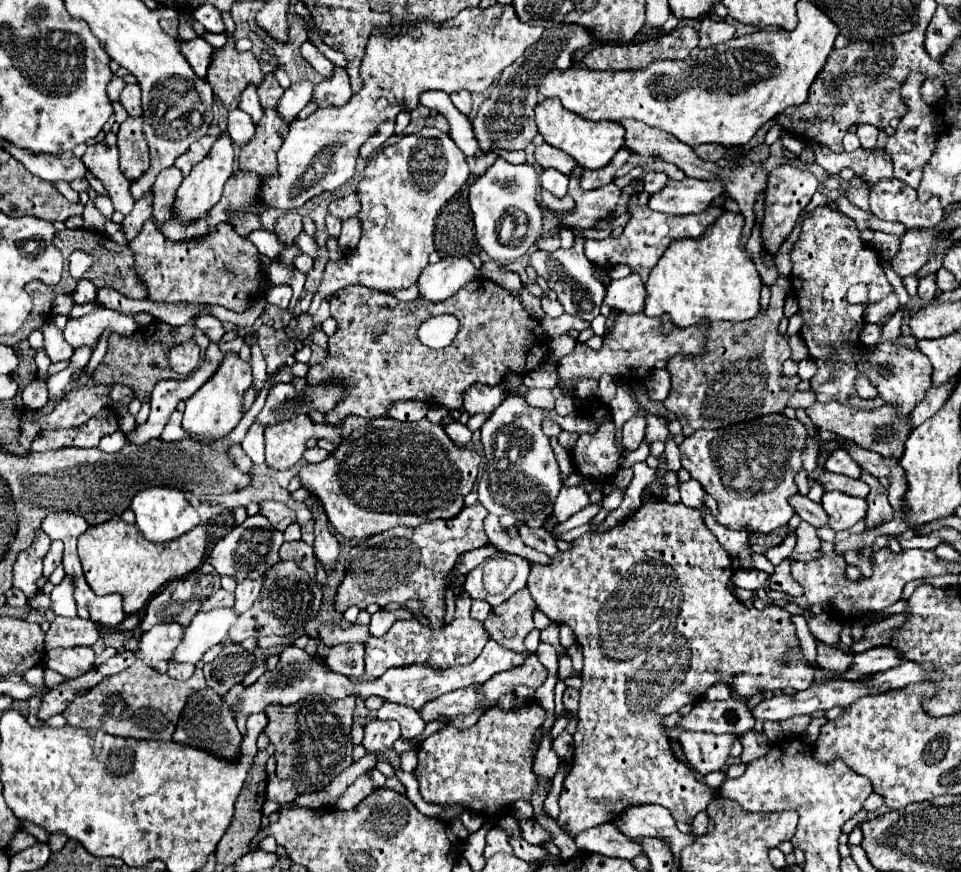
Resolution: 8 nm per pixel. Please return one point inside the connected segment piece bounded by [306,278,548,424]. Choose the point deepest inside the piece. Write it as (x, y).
(375, 354)

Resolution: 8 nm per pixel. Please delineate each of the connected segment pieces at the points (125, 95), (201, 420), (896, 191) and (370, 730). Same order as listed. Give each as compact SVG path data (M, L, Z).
M128 84L122 90L120 102L124 104L124 108L128 110L130 116L142 116L142 90L138 84Z
M226 352L212 378L186 400L182 428L194 436L206 436L212 440L224 438L242 418L242 396L252 384L252 368L236 352Z
M890 178L890 180L878 180L872 188L870 188L870 210L874 216L878 216L880 220L892 220L892 222L902 222L906 228L934 228L940 220L942 220L942 204L940 198L932 196L926 204L918 202L916 198L916 190L910 188L908 184L904 184L898 178Z
M372 718L364 728L364 742L362 744L366 746L368 752L382 752L380 760L388 760L394 766L394 770L400 774L402 772L400 758L392 750L398 734L400 734L400 724L396 724L394 720Z

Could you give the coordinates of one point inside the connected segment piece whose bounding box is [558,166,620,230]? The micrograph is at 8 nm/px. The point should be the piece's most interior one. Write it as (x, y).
(592, 206)

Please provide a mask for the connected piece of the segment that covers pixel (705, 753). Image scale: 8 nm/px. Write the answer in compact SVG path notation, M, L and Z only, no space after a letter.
M684 732L680 736L680 744L696 772L706 776L710 772L720 770L726 764L734 738L734 734L718 736L710 732Z

